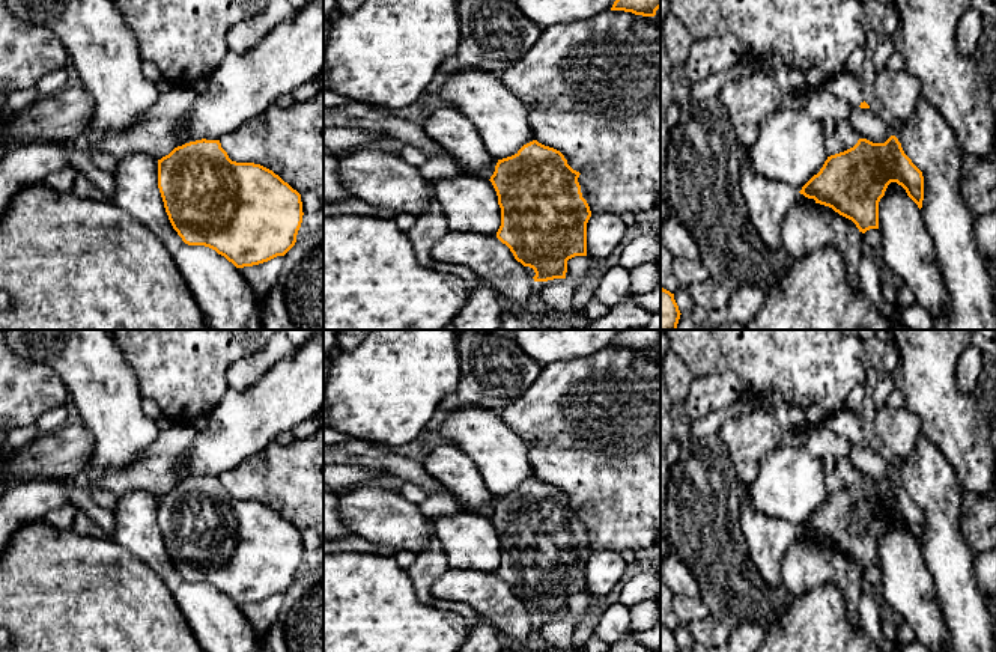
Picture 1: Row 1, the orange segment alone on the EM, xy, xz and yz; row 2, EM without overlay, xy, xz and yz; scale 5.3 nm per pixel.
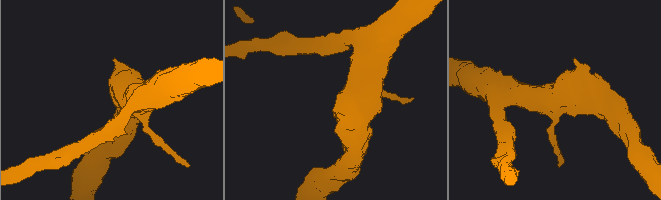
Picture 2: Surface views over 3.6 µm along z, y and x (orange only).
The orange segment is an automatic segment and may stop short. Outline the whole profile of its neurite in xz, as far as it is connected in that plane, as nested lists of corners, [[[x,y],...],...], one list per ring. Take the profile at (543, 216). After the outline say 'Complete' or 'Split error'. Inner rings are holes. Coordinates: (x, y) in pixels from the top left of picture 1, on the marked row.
[[[533,140],[515,155],[498,160],[489,179],[501,208],[496,238],[518,262],[534,270],[534,282],[566,279],[567,260],[587,256],[587,223],[591,211],[582,197],[579,175],[560,151]]]. Complete

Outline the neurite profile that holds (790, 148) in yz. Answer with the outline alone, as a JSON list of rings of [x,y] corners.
[[[805,107],[772,111],[761,120],[748,158],[757,175],[800,191],[827,160],[821,122],[814,120]]]

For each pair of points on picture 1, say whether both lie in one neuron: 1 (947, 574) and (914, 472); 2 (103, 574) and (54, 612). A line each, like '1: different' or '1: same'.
1: same
2: same

